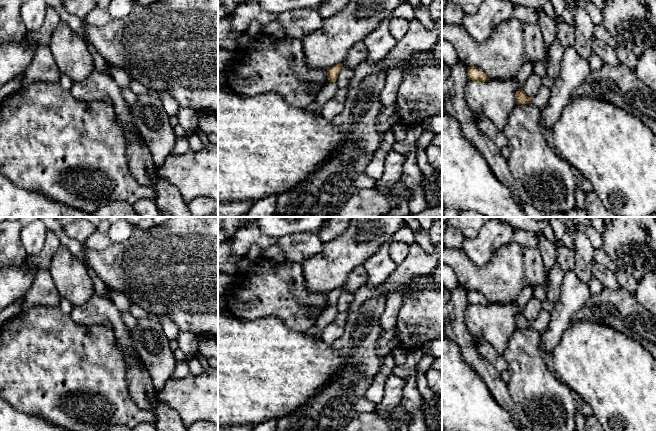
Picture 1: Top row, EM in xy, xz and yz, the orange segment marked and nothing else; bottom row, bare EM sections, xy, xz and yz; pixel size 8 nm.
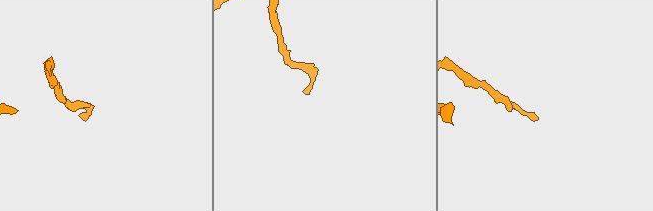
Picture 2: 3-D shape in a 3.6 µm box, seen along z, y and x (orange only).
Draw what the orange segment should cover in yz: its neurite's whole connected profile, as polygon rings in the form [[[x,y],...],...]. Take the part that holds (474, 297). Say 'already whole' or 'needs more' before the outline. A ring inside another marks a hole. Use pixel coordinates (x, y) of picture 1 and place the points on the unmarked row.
already whole; [[[474,290],[467,291],[467,300],[472,305],[487,305],[489,303],[482,293]]]

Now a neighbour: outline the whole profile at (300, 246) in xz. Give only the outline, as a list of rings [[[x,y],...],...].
[[[311,232],[291,233],[278,237],[276,245],[282,248],[287,261],[298,263],[323,250],[323,243],[318,234]]]

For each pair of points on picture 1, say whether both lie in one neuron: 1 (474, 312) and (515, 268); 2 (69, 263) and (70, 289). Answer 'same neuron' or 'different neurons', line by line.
1: different neurons
2: same neuron

